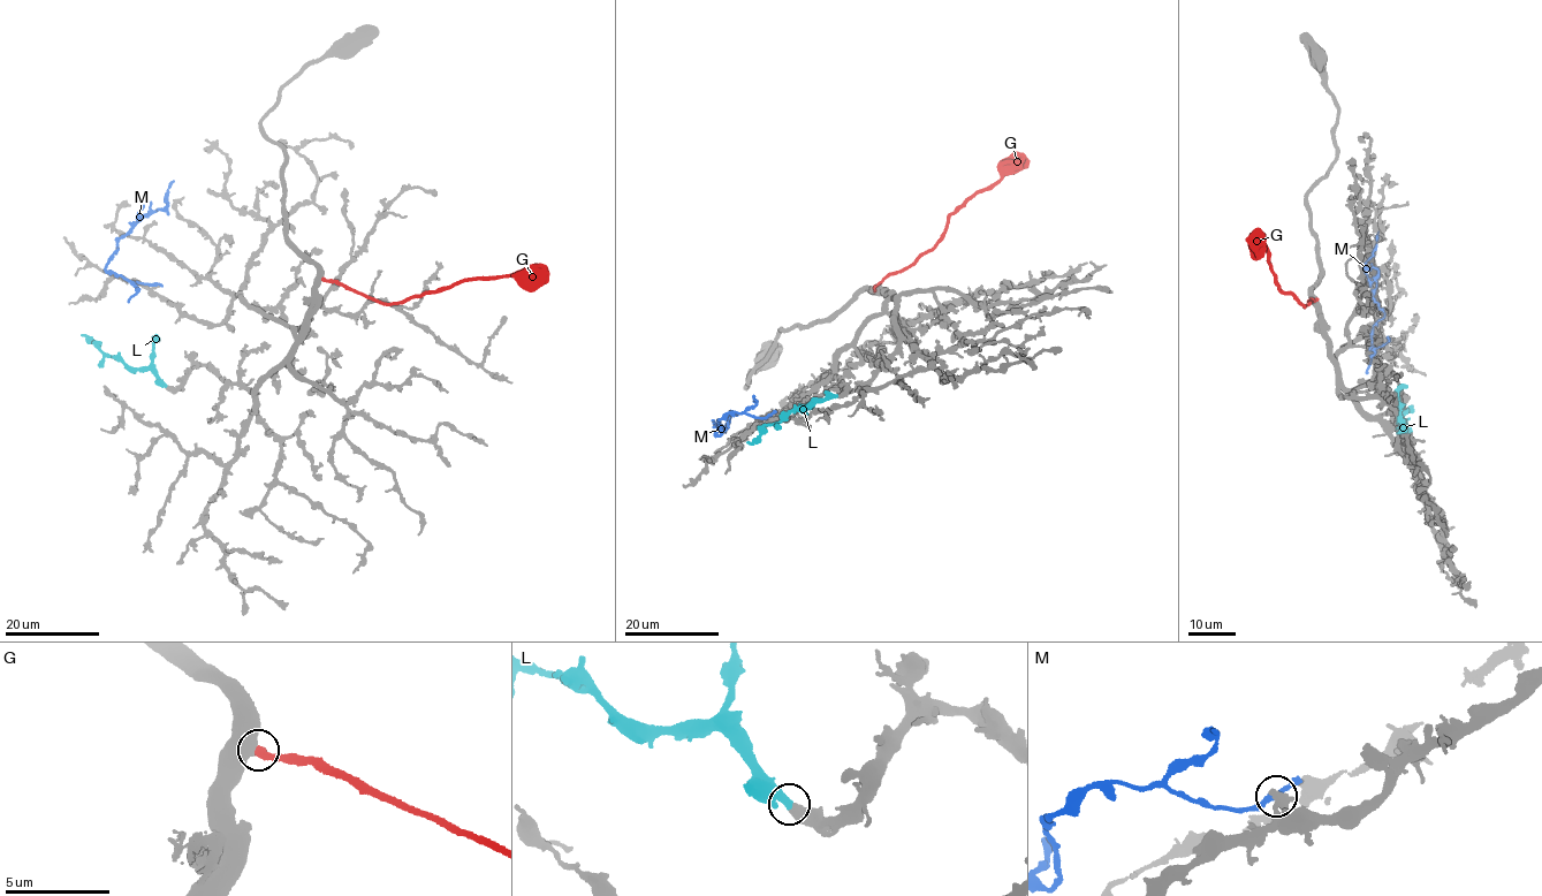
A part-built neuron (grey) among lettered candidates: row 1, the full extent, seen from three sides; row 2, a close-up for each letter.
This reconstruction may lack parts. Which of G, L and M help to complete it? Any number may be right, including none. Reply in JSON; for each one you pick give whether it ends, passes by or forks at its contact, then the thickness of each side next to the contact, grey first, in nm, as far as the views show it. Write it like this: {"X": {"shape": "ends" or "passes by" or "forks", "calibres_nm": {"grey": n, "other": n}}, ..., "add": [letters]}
{"L": {"shape": "passes by", "calibres_nm": {"grey": 500, "other": 320}}, "add": ["L"]}

